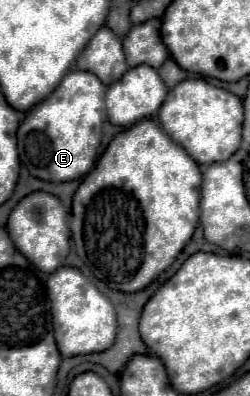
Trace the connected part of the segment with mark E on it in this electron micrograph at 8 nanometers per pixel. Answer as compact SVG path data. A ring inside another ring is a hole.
M70 71L56 91L40 101L22 121L18 129L18 149L22 165L44 181L82 179L96 161L104 125L106 87L88 71Z

